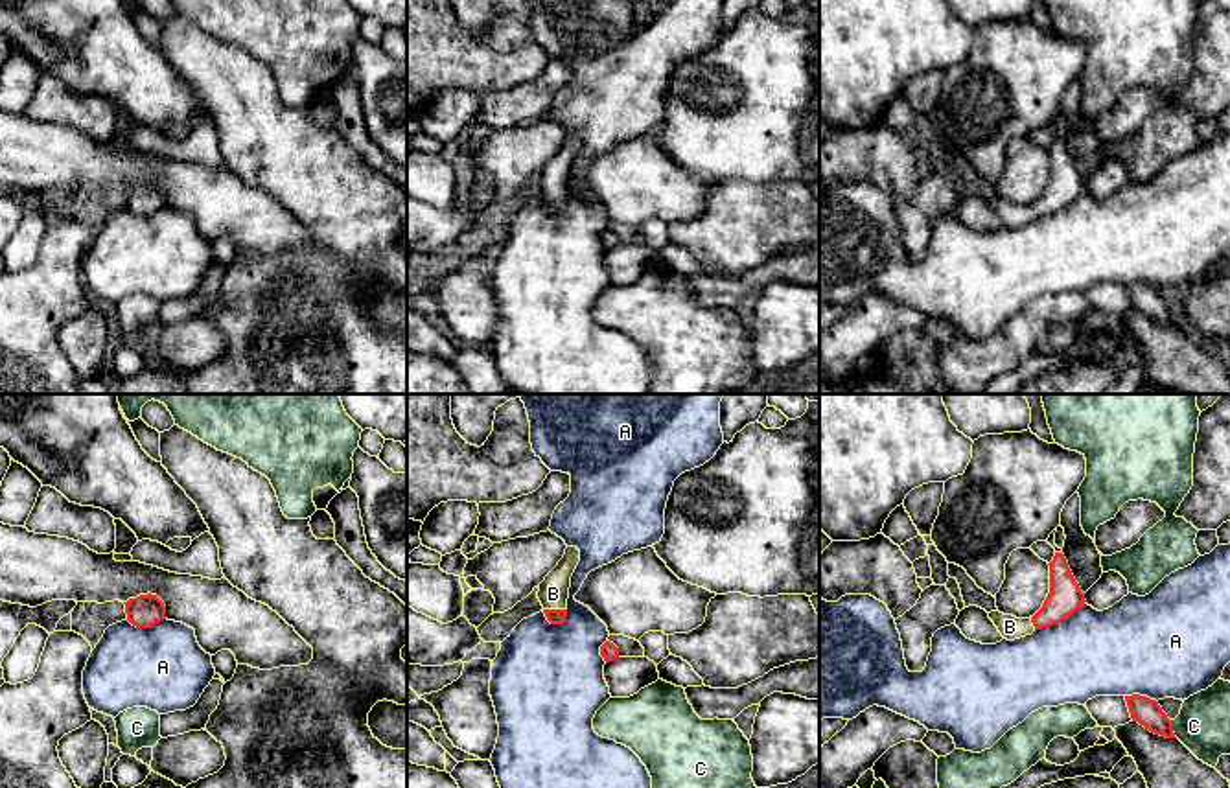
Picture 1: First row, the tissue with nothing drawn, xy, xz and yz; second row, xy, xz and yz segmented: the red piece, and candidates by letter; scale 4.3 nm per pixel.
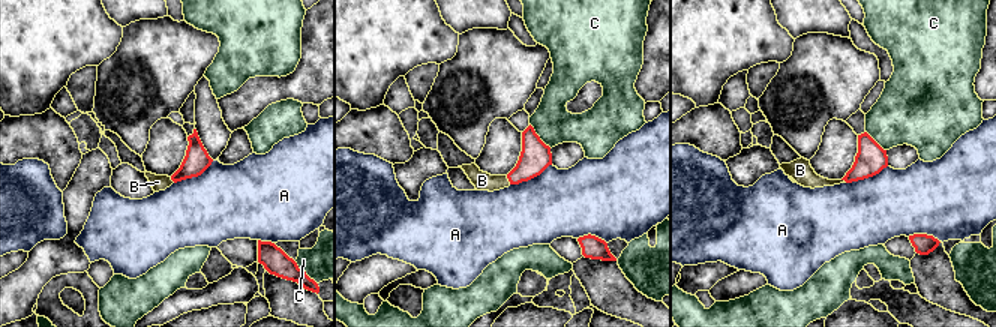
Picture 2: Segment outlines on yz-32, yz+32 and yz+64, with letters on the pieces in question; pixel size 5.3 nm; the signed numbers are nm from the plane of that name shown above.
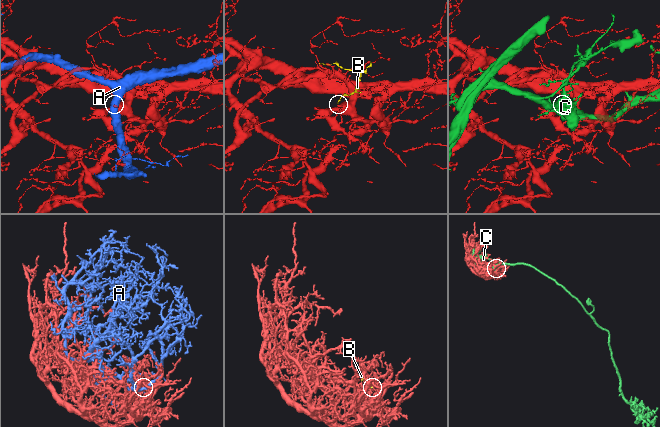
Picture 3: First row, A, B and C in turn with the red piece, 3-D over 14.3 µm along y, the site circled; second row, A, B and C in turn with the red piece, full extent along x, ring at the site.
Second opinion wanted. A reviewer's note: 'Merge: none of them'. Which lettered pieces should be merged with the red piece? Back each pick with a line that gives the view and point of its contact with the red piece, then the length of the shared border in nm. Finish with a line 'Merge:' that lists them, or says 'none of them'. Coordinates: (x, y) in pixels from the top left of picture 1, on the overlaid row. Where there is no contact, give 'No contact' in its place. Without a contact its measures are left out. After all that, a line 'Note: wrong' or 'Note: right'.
B: Touches red at xz (555, 610). Shared border 100 nm
Merge: B
Note: wrong

